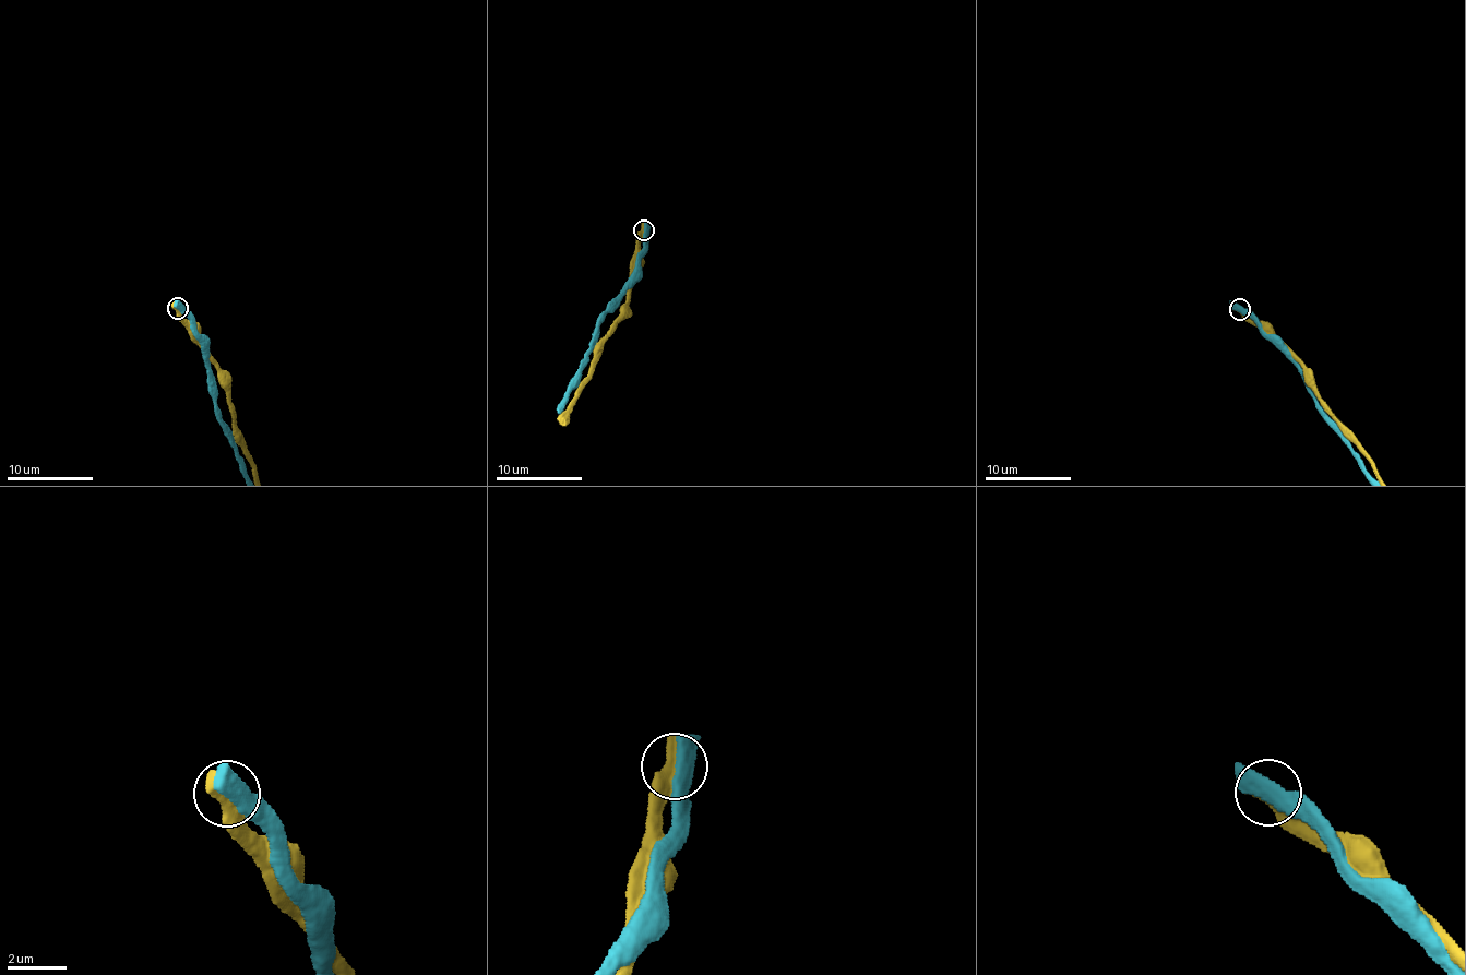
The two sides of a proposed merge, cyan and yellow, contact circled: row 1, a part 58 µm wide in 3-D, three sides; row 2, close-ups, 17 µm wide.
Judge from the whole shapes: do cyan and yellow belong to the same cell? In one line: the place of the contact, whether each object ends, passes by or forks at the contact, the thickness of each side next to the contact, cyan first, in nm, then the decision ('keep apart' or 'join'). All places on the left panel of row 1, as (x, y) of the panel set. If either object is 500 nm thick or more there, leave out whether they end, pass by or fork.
(178, 308) | 480/650 nm | keep apart

